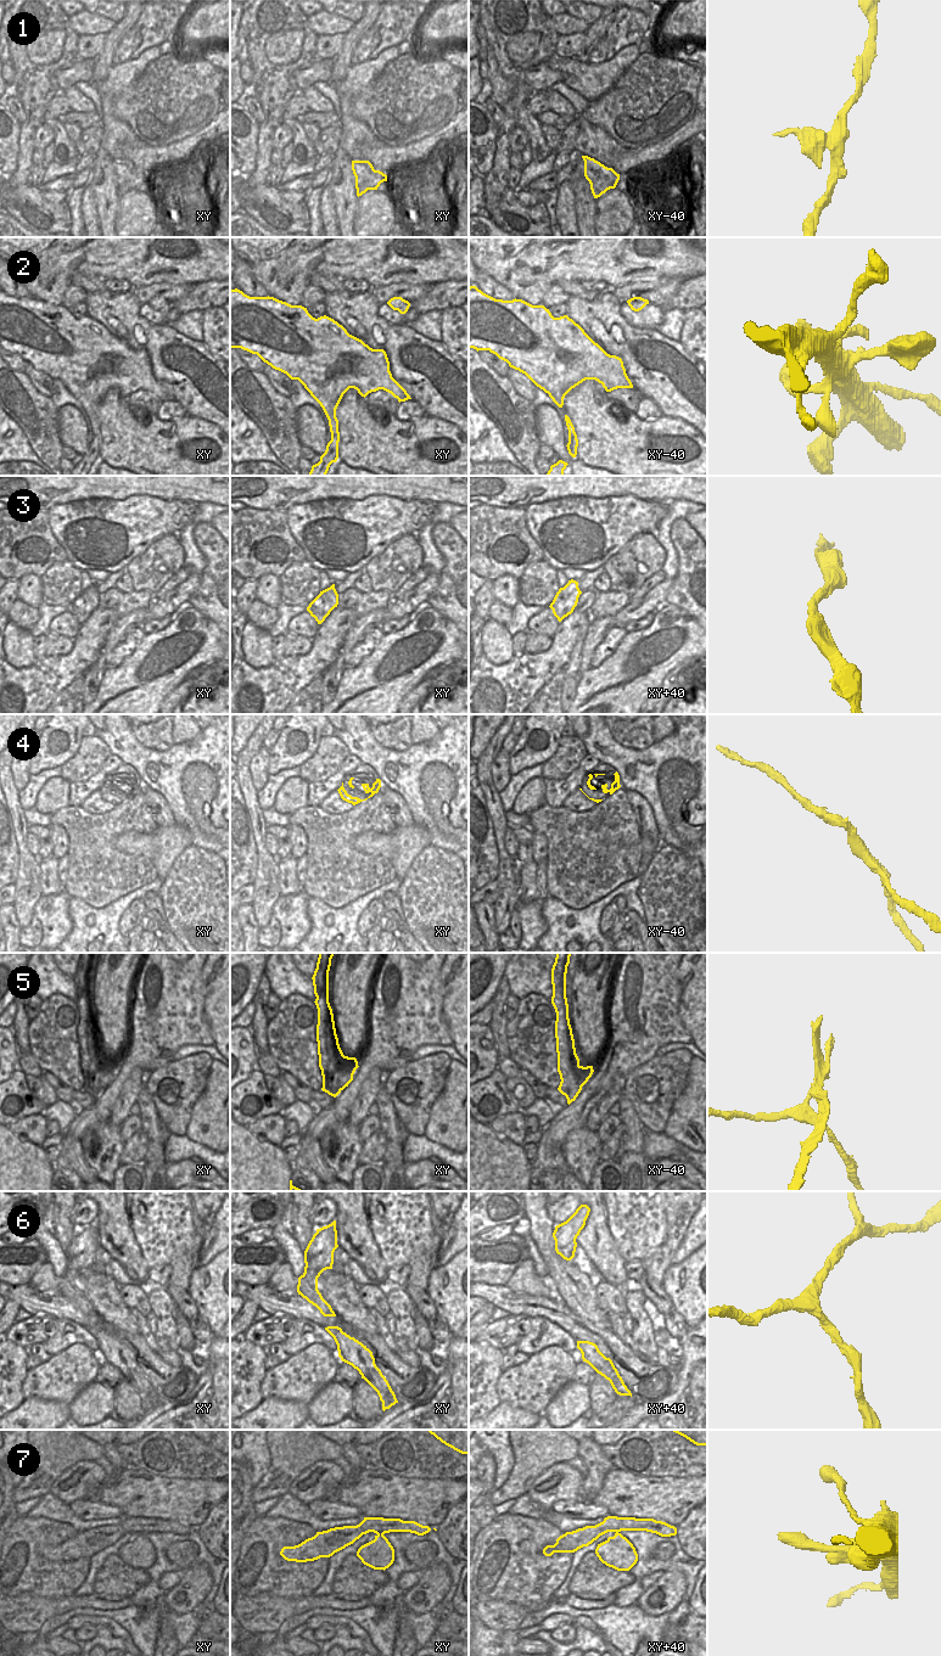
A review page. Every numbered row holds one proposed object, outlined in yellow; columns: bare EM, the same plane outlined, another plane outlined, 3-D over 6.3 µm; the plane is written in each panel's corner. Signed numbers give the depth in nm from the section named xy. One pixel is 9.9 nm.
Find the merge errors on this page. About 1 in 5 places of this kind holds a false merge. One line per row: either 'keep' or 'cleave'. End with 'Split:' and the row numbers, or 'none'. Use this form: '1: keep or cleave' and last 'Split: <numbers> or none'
1: cleave
2: keep
3: keep
4: keep
5: cleave
6: keep
7: keep
Split: 1, 5

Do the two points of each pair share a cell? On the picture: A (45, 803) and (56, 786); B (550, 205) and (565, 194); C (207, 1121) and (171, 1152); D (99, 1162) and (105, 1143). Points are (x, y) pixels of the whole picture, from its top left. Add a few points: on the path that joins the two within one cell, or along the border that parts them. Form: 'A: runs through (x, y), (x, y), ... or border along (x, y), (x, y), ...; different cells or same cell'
A: runs through (49, 800), (56, 790); same cell
B: border along (558, 187), (556, 224); different cells
C: border along (185, 1135), (211, 1149); different cells
D: runs through (101, 1157), (101, 1148); same cell

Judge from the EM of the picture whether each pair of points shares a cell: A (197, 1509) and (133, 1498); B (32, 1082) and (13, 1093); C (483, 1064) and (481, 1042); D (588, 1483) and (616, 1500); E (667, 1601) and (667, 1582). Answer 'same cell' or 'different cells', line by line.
A: same cell
B: different cells
C: same cell
D: different cells
E: same cell

